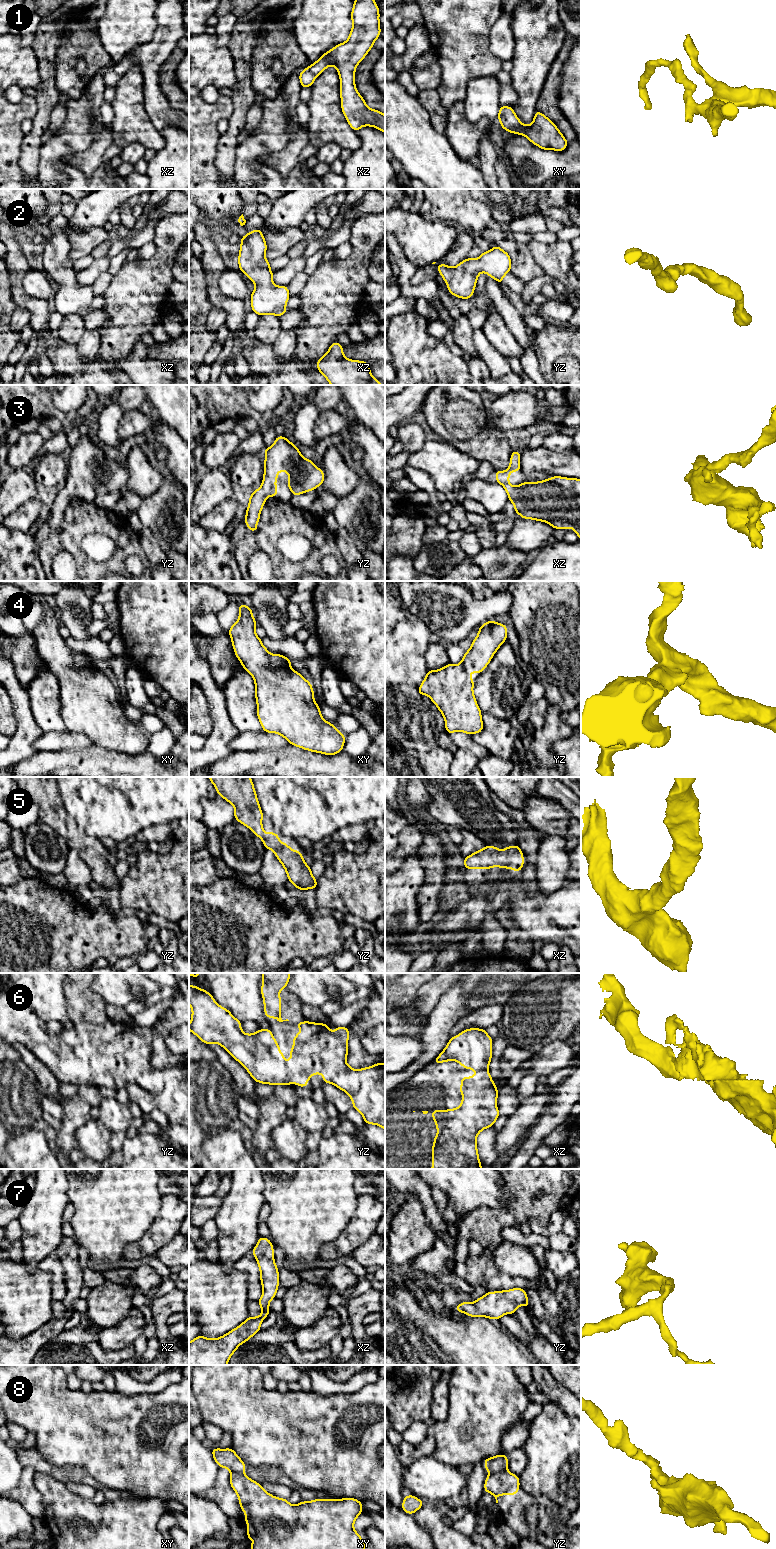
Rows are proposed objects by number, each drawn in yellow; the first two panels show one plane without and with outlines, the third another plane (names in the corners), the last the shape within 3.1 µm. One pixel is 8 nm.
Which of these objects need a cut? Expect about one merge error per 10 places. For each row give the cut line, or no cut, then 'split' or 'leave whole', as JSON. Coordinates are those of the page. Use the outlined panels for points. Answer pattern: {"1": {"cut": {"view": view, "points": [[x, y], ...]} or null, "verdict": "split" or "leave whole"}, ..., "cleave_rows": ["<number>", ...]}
{"1": {"cut": null, "verdict": "leave whole"}, "2": {"cut": null, "verdict": "leave whole"}, "3": {"cut": null, "verdict": "leave whole"}, "4": {"cut": null, "verdict": "leave whole"}, "5": {"cut": null, "verdict": "leave whole"}, "6": {"cut": null, "verdict": "leave whole"}, "7": {"cut": null, "verdict": "leave whole"}, "8": {"cut": {"view": "yz", "points": [[505, 1470], [490, 1474]]}, "verdict": "split"}, "cleave_rows": ["8"]}

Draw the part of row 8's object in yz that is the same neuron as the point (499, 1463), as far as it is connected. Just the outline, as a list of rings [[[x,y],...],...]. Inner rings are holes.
[[[504,1454],[489,1457],[484,1460],[484,1466],[490,1474],[506,1471],[508,1465],[509,1461],[507,1455]]]

